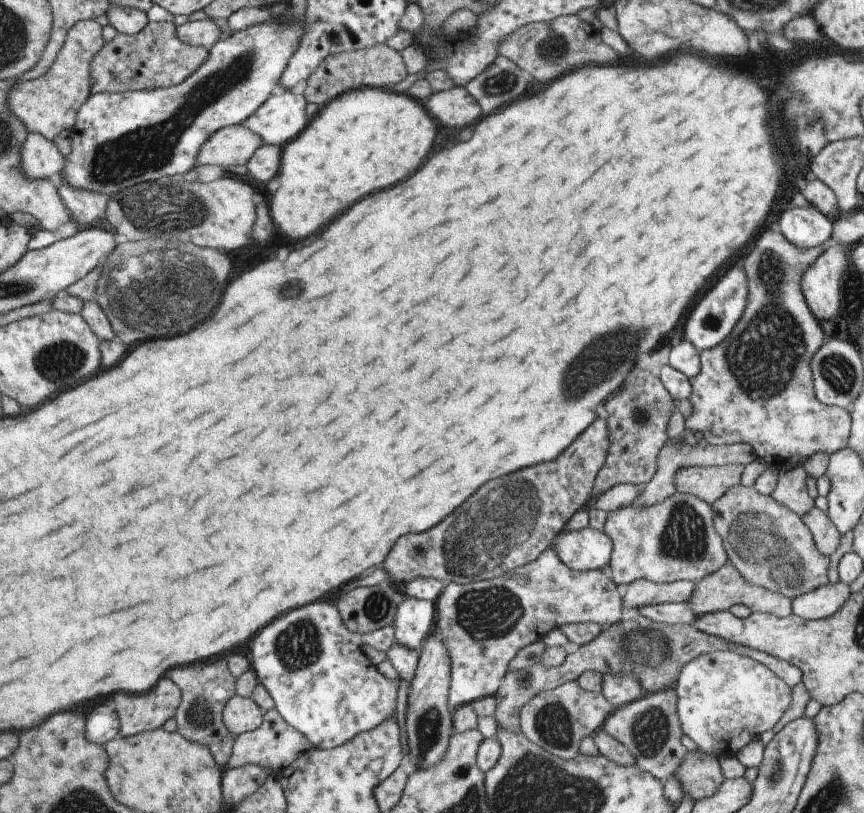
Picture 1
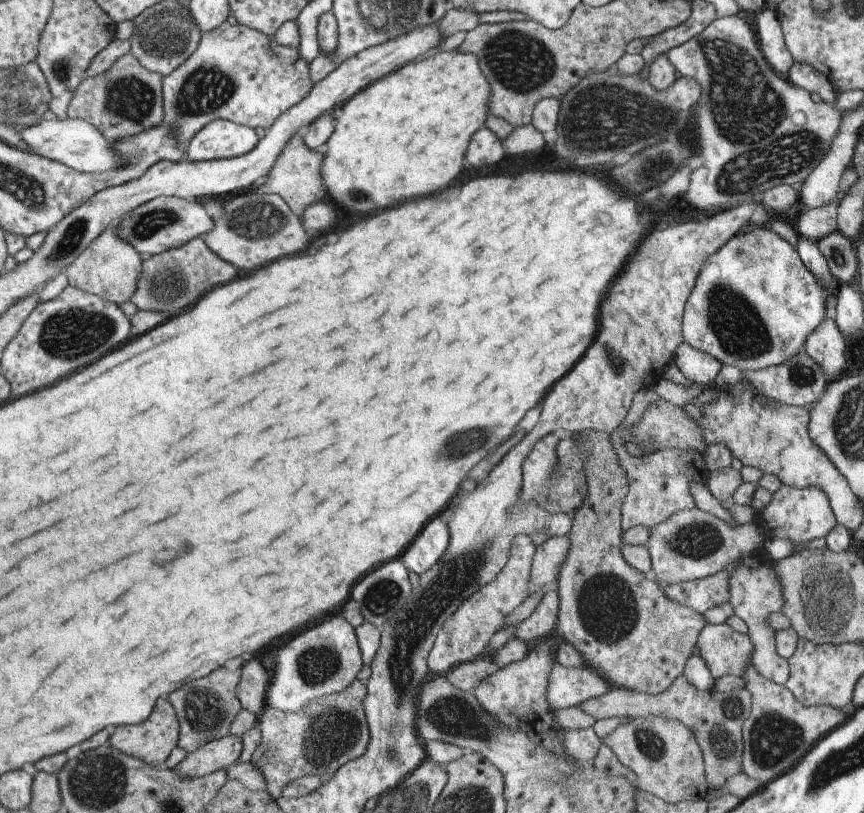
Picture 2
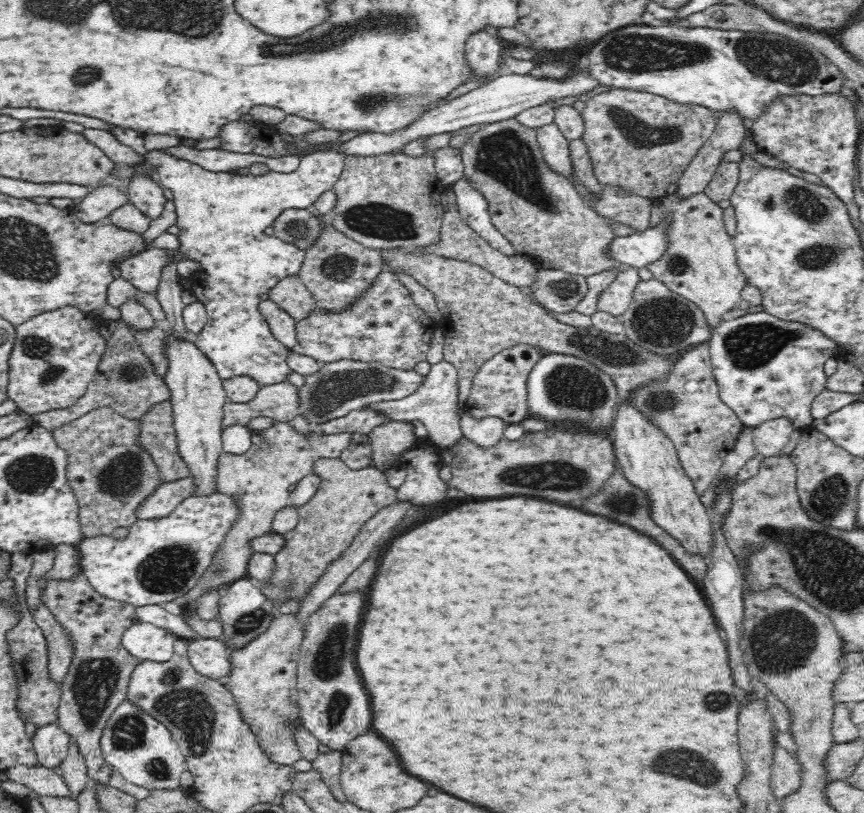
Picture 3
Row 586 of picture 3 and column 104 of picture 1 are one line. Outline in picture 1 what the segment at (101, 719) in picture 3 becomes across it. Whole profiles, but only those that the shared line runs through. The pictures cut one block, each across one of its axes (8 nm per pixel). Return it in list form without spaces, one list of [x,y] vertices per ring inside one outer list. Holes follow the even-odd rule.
[[[149,21],[137,34],[117,33],[110,41],[105,41],[96,55],[90,60],[90,94],[124,93],[125,91],[150,91],[156,88],[170,87],[183,82],[206,59],[206,48],[182,43],[175,34],[172,22]]]

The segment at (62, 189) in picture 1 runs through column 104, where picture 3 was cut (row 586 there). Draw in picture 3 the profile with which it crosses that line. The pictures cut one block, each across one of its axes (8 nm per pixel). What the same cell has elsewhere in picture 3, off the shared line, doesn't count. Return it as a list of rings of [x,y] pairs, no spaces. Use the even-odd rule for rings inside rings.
[[[271,420],[267,428],[250,430],[250,448],[244,454],[222,453],[218,460],[217,490],[235,500],[239,516],[235,524],[226,532],[223,547],[214,555],[214,562],[196,586],[187,592],[188,600],[196,600],[206,588],[226,587],[247,574],[247,566],[252,553],[248,551],[248,540],[254,536],[268,534],[276,514],[290,504],[290,488],[306,475],[313,472],[315,460],[340,458],[340,453],[348,448],[352,433],[316,432],[312,427],[308,432],[298,432],[289,422]]]

